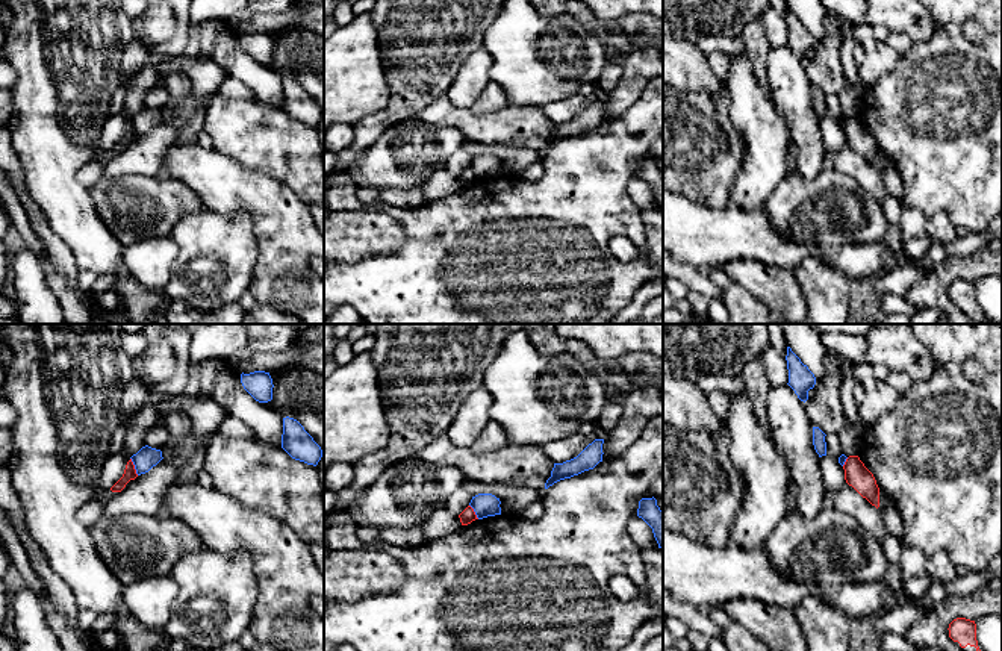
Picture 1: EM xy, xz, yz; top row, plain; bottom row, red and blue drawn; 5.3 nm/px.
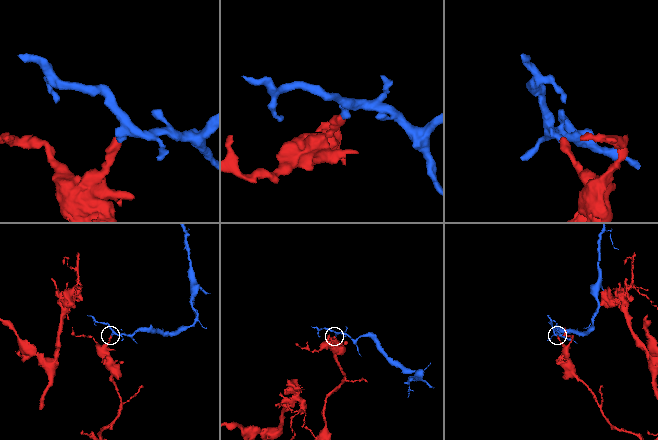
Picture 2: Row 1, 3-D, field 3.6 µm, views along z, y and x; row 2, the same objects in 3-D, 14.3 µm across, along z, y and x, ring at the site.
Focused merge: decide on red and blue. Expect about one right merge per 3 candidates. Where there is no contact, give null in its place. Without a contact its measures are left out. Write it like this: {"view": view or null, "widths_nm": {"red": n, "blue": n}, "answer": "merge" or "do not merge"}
{"view": "xy", "widths_nm": {"red": 70, "blue": 120}, "answer": "do not merge"}

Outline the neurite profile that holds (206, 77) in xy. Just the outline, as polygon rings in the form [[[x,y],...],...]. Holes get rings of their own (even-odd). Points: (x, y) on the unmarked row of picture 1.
[[[168,55],[157,67],[159,77],[180,71],[185,73],[192,83],[192,94],[200,100],[200,109],[192,118],[182,127],[177,129],[179,144],[195,144],[198,135],[204,129],[204,115],[207,109],[207,98],[212,97],[226,79],[226,73],[215,64],[212,58],[186,56],[186,55]]]

